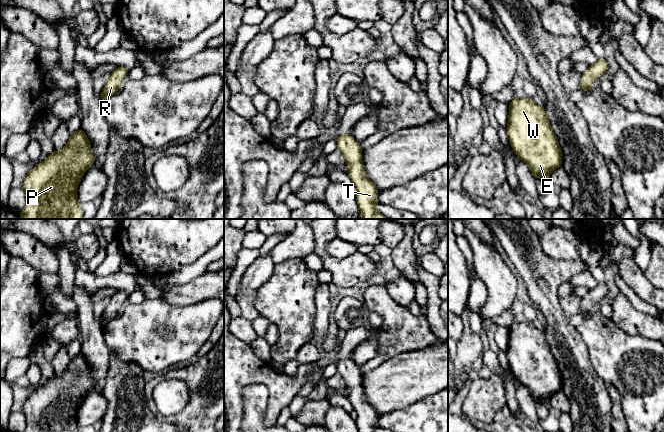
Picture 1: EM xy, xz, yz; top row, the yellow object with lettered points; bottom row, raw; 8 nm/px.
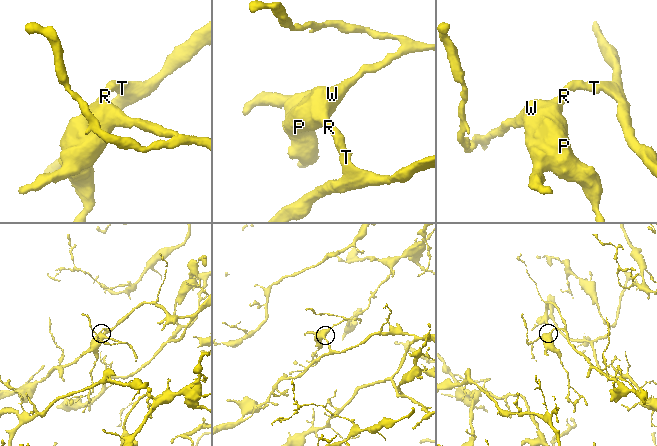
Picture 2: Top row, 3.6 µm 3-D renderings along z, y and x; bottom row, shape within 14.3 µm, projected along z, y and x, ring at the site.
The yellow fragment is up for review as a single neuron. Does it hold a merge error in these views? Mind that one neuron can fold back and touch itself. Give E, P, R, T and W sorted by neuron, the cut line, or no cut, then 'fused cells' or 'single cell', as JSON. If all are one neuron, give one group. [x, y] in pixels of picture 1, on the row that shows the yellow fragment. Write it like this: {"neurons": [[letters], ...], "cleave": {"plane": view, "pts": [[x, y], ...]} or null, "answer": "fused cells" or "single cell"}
{"neurons": [["E", "P", "R", "T", "W"]], "cleave": null, "answer": "single cell"}

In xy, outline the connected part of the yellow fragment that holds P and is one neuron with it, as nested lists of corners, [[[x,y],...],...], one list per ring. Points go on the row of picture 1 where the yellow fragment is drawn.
[[[80,128],[70,134],[61,151],[54,150],[44,162],[38,163],[26,175],[22,186],[26,205],[19,213],[20,219],[83,219],[77,188],[84,172],[93,166],[94,160],[86,133]]]

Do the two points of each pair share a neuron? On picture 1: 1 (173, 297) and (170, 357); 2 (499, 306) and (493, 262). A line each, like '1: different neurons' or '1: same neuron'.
1: different neurons
2: same neuron

